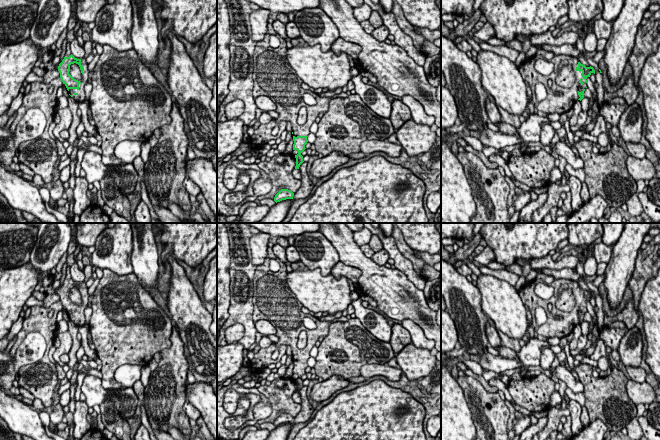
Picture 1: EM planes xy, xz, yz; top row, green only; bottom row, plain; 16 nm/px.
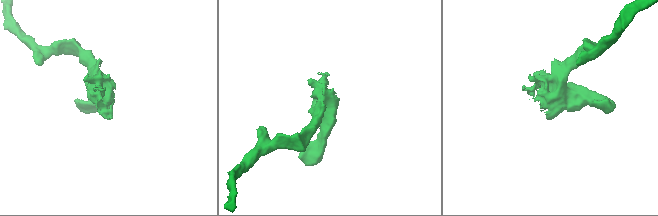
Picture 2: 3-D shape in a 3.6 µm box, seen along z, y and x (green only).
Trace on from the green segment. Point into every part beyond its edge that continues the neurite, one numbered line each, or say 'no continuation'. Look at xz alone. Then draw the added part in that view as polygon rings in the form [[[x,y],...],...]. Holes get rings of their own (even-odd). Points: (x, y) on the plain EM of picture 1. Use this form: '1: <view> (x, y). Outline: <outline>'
1: xz (273, 300). Outline: [[[268,247],[267,257],[262,265],[256,267],[253,278],[253,321],[264,319],[276,328],[279,338],[276,346],[286,345],[292,348],[293,360],[308,360],[311,349],[320,337],[326,337],[329,326],[335,322],[346,322],[346,316],[341,316],[333,321],[321,321],[310,314],[301,311],[303,305],[290,290],[286,281],[286,264],[282,263]],[[275,259],[280,263],[280,269],[272,272],[269,262]],[[305,317],[311,318],[316,323],[315,329],[307,329],[303,325]],[[301,331],[307,333],[307,345],[303,349],[297,347]]]

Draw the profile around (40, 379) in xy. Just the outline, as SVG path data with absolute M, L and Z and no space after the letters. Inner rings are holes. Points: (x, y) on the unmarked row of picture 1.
M55 302L49 307L33 306L28 318L25 318L17 340L12 346L12 356L27 334L39 332L46 341L46 351L43 358L34 364L20 368L18 374L19 386L29 391L34 398L40 399L45 407L54 405L53 396L55 387L59 384L56 366L49 360L48 353L54 345L57 334L57 315L62 311L61 302Z

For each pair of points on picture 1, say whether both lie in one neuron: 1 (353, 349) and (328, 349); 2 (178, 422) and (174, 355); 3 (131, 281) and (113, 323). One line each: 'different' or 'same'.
1: same
2: same
3: same

